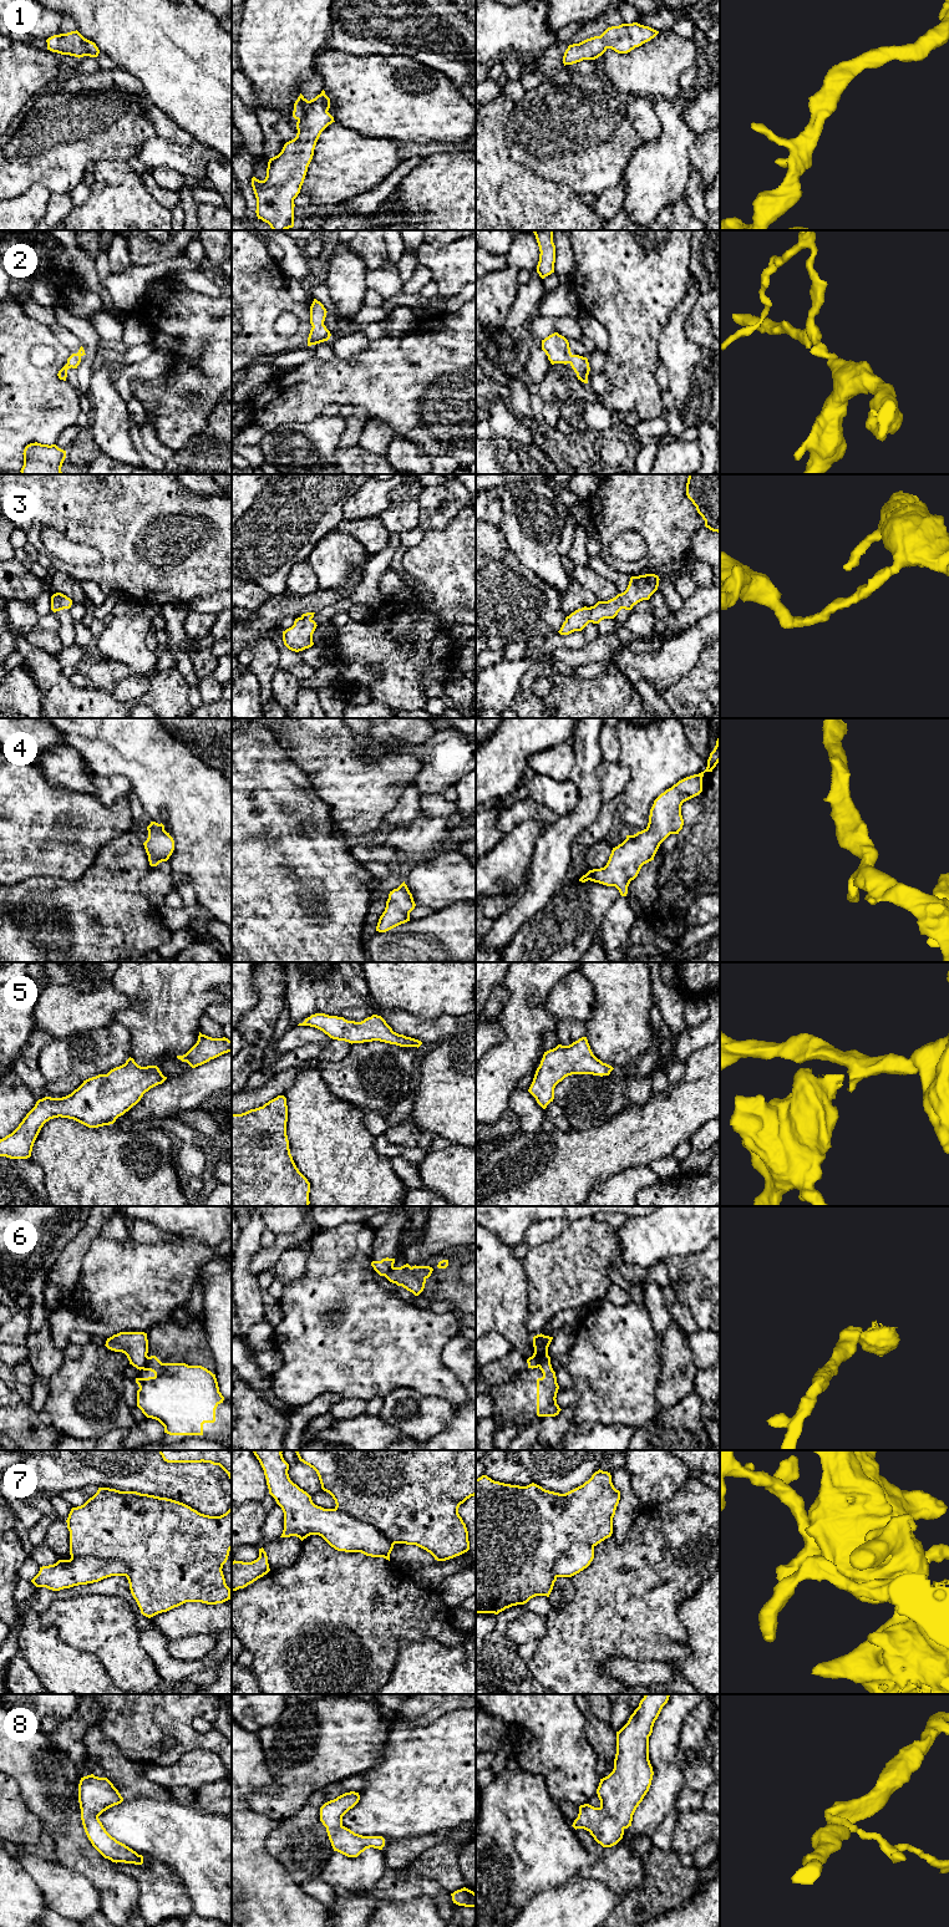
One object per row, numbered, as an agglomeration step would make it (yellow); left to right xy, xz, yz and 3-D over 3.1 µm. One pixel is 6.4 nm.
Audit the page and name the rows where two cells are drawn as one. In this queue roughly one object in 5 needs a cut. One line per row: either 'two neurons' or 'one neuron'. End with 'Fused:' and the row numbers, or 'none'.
1: one neuron
2: one neuron
3: one neuron
4: one neuron
5: one neuron
6: two neurons
7: one neuron
8: one neuron
Fused: 6

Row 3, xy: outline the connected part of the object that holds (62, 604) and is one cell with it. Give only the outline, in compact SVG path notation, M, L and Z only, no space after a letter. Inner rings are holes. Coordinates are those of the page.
M56 593L51 596L51 610L54 612L70 609L72 605L72 600L61 593Z

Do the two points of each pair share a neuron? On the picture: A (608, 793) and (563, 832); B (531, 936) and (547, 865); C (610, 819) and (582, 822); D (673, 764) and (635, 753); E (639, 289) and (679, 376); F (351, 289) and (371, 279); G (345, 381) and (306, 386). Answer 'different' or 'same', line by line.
A: different
B: different
C: different
D: same
E: different
F: different
G: same

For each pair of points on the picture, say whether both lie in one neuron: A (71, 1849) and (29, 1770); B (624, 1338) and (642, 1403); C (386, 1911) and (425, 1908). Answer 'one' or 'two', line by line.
A: one
B: one
C: one

